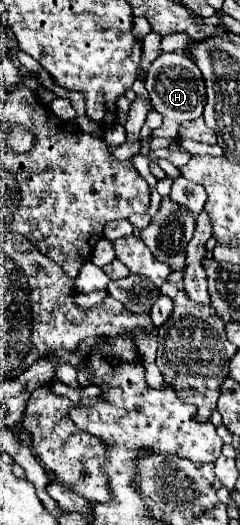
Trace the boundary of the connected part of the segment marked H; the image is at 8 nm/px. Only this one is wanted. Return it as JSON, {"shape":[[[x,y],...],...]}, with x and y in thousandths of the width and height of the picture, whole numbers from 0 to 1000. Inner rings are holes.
{"shape":[[[700,99],[658,107],[633,118],[633,126],[608,137],[608,171],[625,183],[633,206],[683,225],[675,240],[633,251],[633,263],[658,263],[658,259],[742,263],[742,244],[758,232],[842,221],[842,210],[858,198],[850,149],[825,126],[800,114],[783,114],[758,99]]]}

